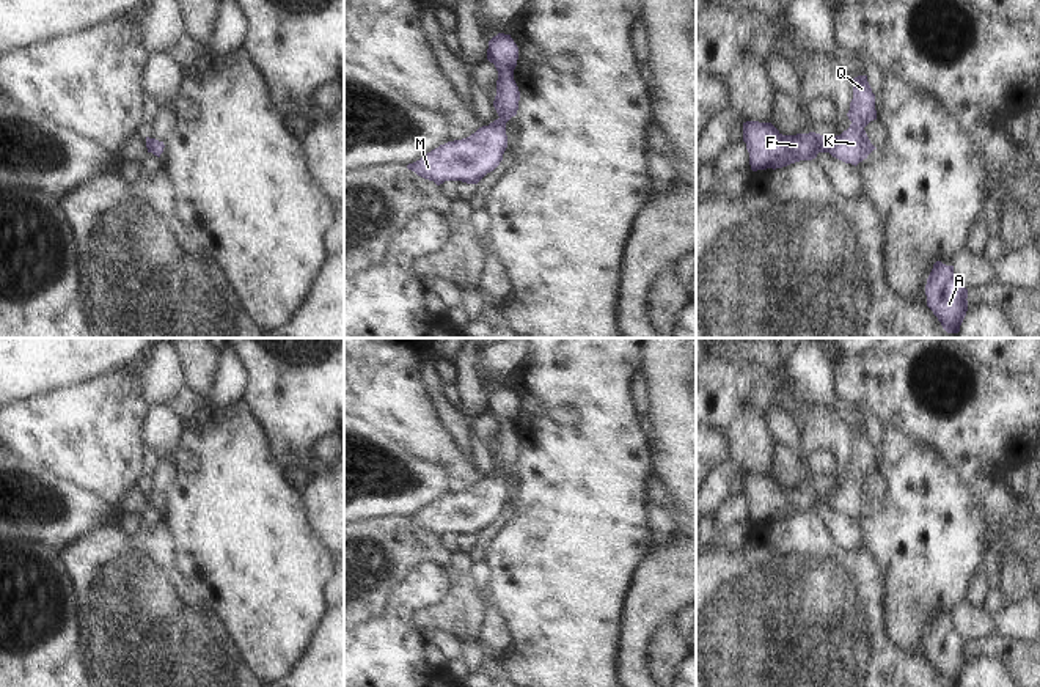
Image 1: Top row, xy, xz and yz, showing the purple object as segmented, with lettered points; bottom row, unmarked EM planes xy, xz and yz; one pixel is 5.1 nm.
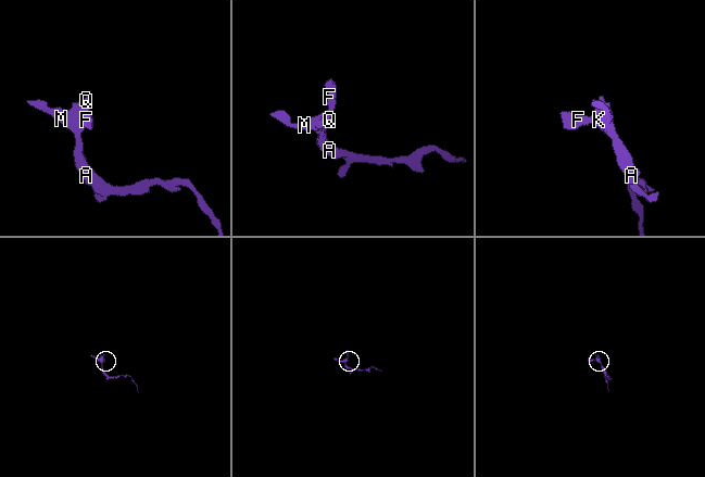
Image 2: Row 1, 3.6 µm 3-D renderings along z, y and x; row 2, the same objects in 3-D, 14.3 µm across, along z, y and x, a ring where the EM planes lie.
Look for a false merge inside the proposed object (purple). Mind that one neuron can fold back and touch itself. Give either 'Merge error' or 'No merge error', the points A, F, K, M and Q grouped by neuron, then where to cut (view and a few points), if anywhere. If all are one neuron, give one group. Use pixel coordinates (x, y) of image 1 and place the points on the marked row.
No merge error. Groups: A F K M Q. No split.

